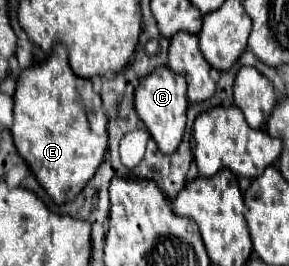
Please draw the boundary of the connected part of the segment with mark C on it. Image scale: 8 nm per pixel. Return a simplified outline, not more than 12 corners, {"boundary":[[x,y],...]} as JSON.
{"boundary":[[157,67],[135,89],[135,111],[163,153],[183,139],[185,79]]}

